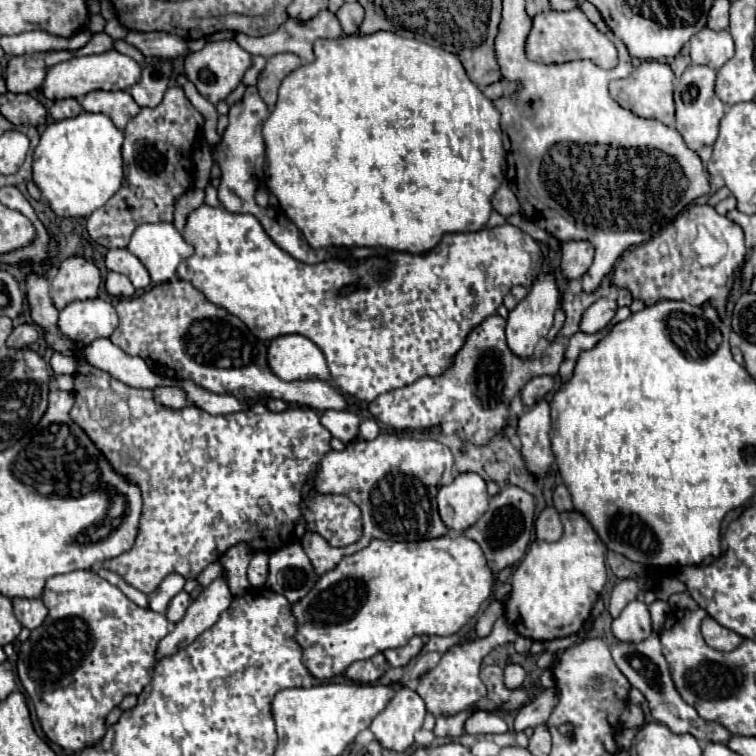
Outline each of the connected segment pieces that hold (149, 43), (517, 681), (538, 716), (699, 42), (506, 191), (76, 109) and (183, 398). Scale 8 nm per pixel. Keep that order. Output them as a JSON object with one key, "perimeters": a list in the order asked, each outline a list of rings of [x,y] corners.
{"perimeters":[[[[128,32],[124,40],[144,52],[144,56],[176,58],[188,52],[186,40],[168,32]]],[[[508,664],[504,668],[504,678],[506,678],[508,688],[518,688],[526,680],[526,670],[520,664]]],[[[544,690],[540,692],[528,706],[522,706],[514,720],[514,732],[524,732],[528,726],[538,726],[548,720],[552,708],[556,706],[558,696],[554,690]]],[[[702,28],[698,34],[694,34],[694,38],[690,38],[690,58],[694,64],[704,64],[704,66],[710,66],[714,70],[722,68],[730,58],[734,56],[734,40],[730,36],[728,30],[710,30],[710,28]]],[[[504,184],[496,190],[494,198],[492,198],[492,208],[502,214],[502,216],[512,216],[516,212],[520,212],[520,204],[518,204],[518,198],[514,196],[514,192]]],[[[64,98],[64,100],[56,100],[54,106],[50,108],[50,116],[54,120],[64,120],[64,118],[72,118],[78,116],[82,112],[82,106],[76,98]]],[[[158,386],[154,388],[154,396],[160,404],[168,408],[184,408],[190,404],[186,392],[180,386]]]]}

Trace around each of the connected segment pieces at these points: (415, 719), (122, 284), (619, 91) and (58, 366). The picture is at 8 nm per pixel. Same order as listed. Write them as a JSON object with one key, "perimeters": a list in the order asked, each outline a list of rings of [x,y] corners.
{"perimeters":[[[[404,686],[396,690],[386,708],[372,720],[370,730],[384,748],[404,752],[412,746],[414,734],[422,728],[424,716],[424,700]]],[[[108,272],[104,286],[106,286],[106,292],[110,296],[116,296],[116,298],[132,296],[136,292],[134,286],[132,286],[132,282],[124,274],[118,274],[118,272]]],[[[642,62],[628,78],[610,82],[610,96],[622,106],[642,118],[656,118],[666,126],[674,126],[674,98],[672,98],[674,72],[664,62]]],[[[54,352],[52,358],[50,358],[50,366],[52,366],[56,376],[60,376],[60,374],[74,374],[76,360],[72,356],[64,356],[64,354]]]]}

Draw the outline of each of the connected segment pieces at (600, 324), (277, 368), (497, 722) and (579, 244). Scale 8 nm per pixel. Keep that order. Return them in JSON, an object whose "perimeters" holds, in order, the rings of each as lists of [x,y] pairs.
{"perimeters":[[[[600,298],[598,302],[594,302],[582,316],[580,322],[580,330],[588,332],[588,334],[596,334],[600,330],[604,330],[608,326],[608,322],[614,318],[616,314],[616,300],[608,300],[608,298]]],[[[300,334],[274,338],[268,346],[268,366],[282,380],[330,380],[322,350]]],[[[484,710],[474,712],[474,716],[466,720],[464,728],[468,734],[504,734],[508,732],[508,724],[500,716],[484,712]]],[[[568,240],[562,244],[562,272],[568,280],[582,278],[594,260],[594,246],[586,240]]]]}

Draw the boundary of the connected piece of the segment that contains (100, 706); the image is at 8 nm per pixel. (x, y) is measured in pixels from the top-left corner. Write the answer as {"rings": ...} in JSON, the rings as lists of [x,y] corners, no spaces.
{"rings":[[[74,570],[48,578],[46,590],[42,590],[42,602],[46,602],[48,616],[20,646],[18,678],[34,702],[46,738],[76,752],[96,744],[106,732],[108,712],[118,706],[124,696],[140,694],[152,680],[156,646],[168,634],[168,620],[164,614],[142,610],[118,586],[112,586],[92,570]]]}

